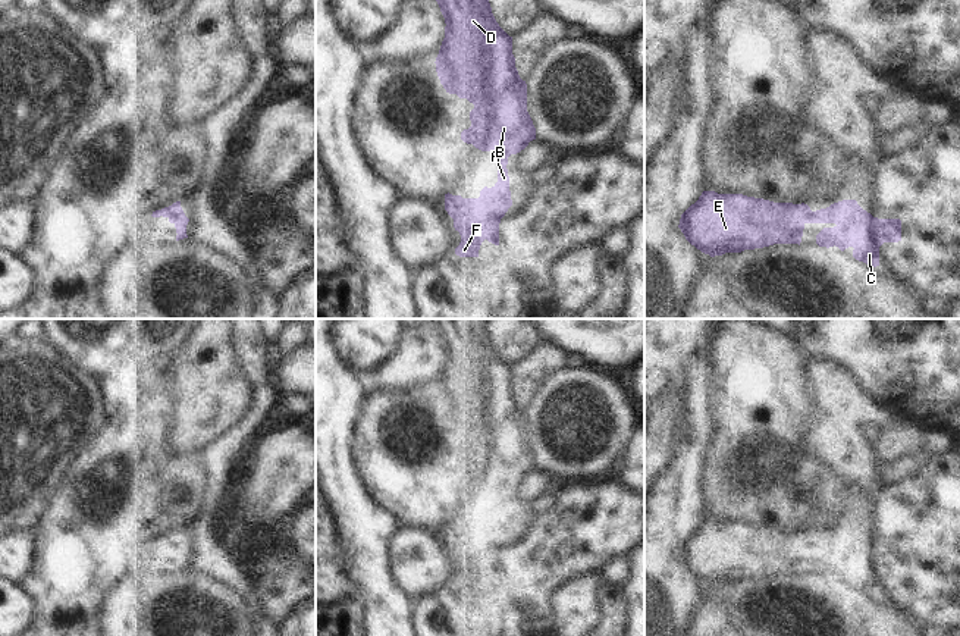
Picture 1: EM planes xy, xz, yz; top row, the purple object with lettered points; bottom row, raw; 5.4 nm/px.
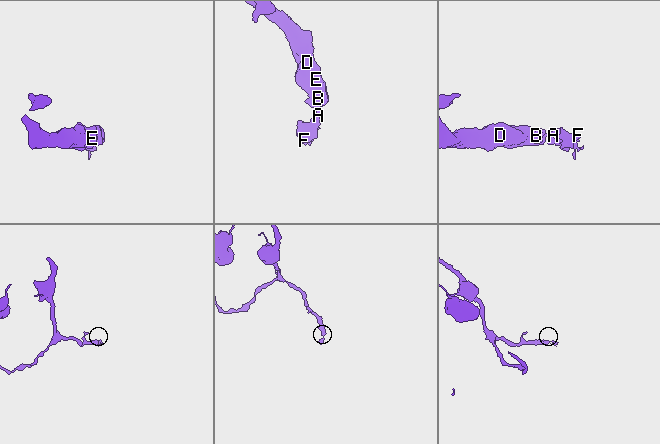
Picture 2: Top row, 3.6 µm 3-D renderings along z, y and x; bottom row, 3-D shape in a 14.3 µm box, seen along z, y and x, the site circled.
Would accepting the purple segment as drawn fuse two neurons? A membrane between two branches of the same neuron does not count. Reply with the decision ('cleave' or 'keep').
keep

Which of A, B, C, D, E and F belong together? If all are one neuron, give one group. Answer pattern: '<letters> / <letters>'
A B C D E F

